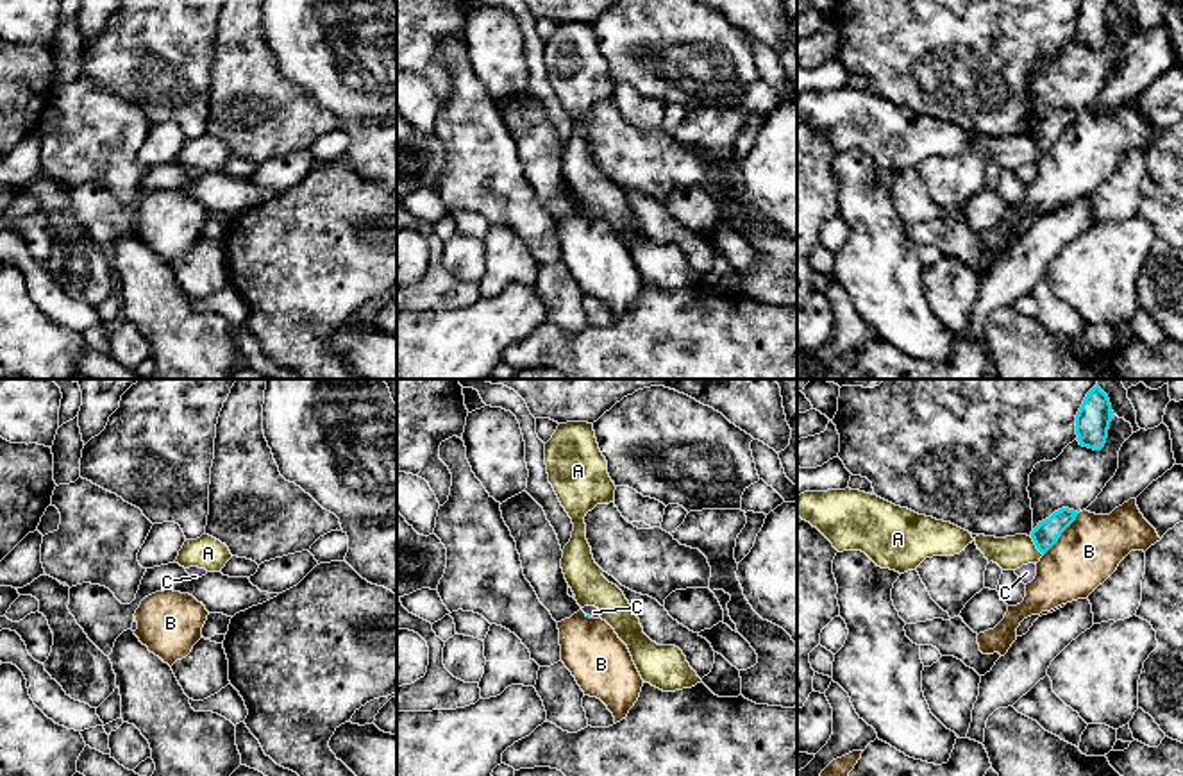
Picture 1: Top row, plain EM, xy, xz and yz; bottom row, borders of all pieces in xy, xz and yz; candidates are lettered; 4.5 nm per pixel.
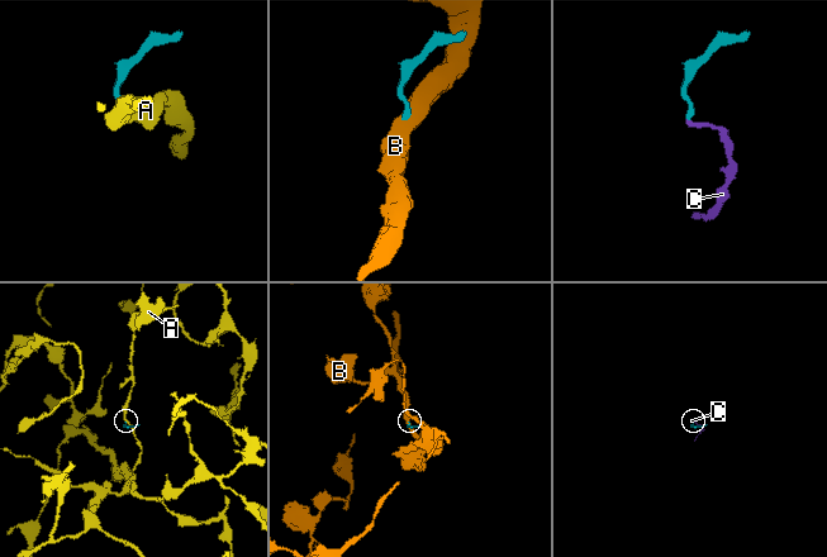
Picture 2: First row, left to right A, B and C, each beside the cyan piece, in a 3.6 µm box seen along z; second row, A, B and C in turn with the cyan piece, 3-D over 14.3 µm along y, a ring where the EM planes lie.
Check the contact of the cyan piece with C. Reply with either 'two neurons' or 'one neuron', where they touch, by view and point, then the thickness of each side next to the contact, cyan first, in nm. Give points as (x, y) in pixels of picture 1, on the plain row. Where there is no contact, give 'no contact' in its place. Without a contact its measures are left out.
one neuron; contact xz (588, 215); calibres 20 and 50 nm

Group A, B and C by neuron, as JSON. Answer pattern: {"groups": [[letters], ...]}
{"groups": [["A"], ["B"], ["C"]]}

